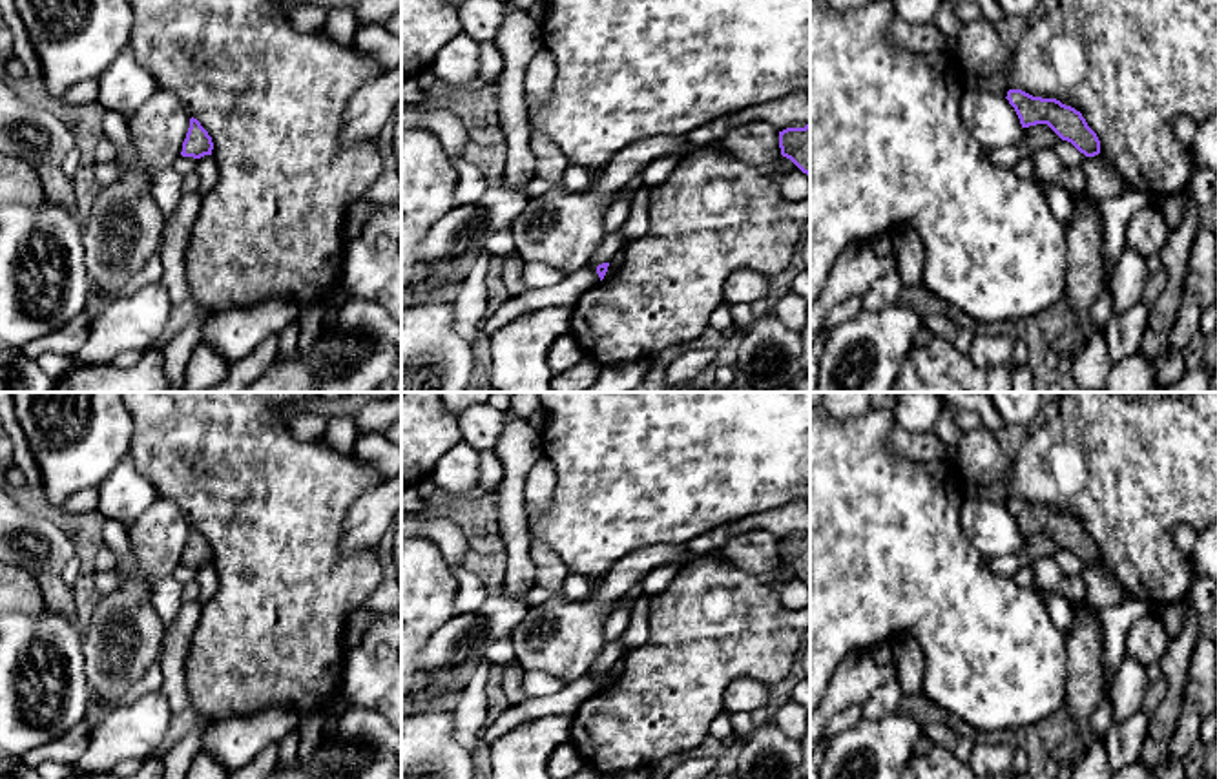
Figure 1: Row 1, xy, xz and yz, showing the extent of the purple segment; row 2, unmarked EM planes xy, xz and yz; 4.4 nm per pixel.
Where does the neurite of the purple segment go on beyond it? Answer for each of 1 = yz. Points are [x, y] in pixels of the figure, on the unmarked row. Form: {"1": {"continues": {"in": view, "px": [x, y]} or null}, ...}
{"1": {"continues": null}}

